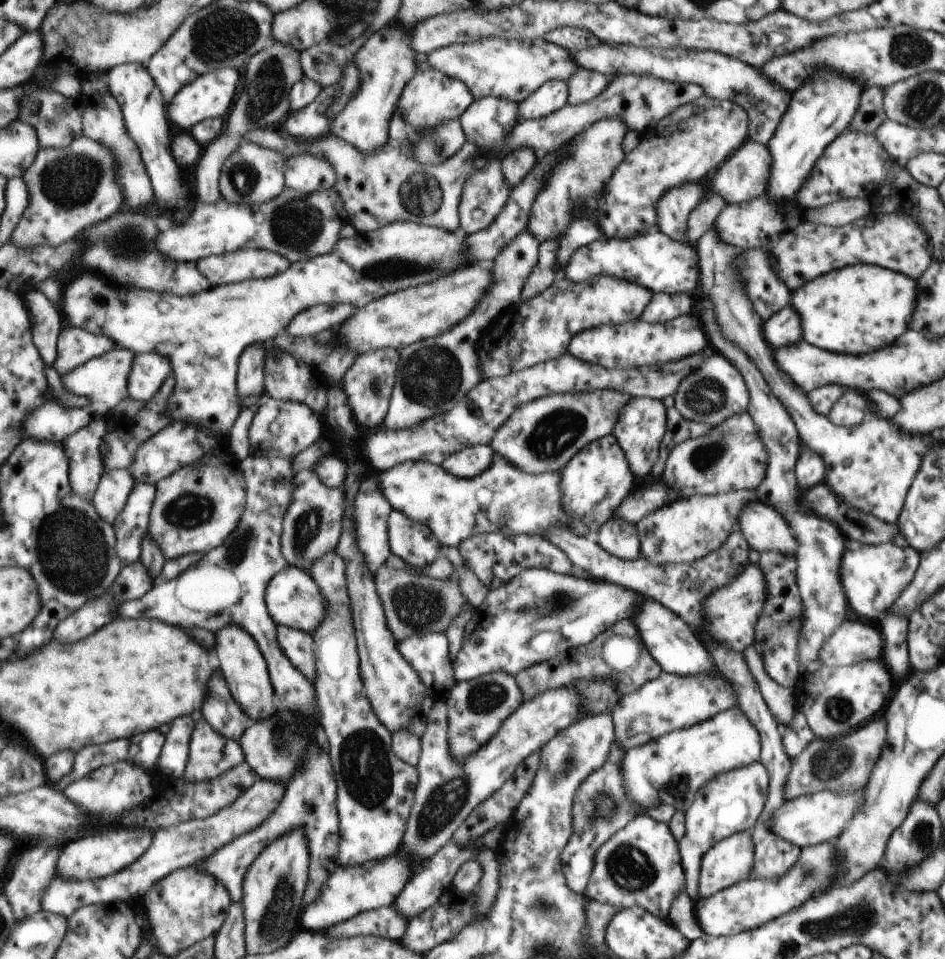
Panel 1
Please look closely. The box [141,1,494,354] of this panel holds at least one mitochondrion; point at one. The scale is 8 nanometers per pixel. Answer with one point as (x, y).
(225, 32)

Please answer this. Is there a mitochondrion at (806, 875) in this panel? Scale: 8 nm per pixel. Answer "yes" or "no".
yes

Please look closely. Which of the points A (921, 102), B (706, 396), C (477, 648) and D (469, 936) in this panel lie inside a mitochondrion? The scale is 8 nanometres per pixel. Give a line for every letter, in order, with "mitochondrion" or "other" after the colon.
A: mitochondrion
B: mitochondrion
C: other
D: other

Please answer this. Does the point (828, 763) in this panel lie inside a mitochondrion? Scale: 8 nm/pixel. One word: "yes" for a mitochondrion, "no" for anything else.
yes

